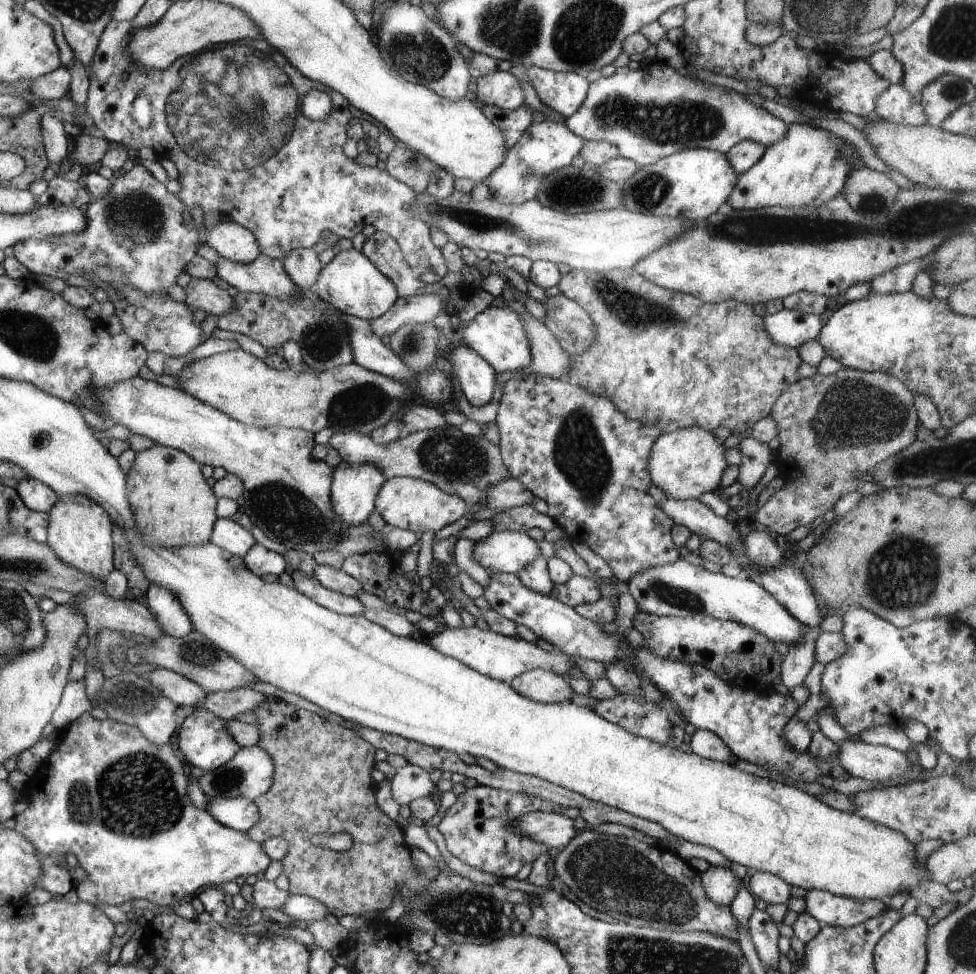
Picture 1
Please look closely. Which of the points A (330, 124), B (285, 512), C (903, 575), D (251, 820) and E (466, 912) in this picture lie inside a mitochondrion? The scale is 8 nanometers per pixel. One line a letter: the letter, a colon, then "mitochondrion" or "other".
A: other
B: mitochondrion
C: mitochondrion
D: other
E: mitochondrion

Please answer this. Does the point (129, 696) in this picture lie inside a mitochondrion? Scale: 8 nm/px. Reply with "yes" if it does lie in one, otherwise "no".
yes

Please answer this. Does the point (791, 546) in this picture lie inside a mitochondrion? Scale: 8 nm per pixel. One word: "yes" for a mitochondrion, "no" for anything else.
no

